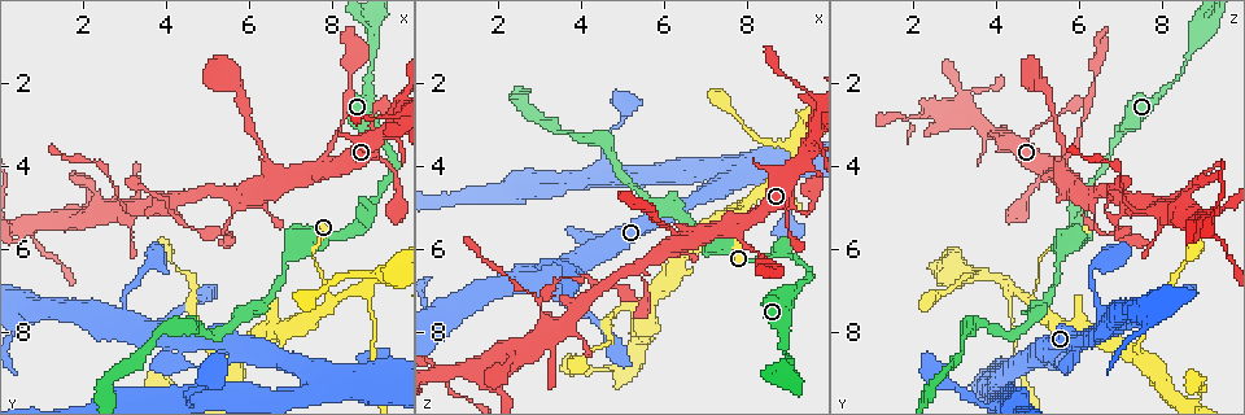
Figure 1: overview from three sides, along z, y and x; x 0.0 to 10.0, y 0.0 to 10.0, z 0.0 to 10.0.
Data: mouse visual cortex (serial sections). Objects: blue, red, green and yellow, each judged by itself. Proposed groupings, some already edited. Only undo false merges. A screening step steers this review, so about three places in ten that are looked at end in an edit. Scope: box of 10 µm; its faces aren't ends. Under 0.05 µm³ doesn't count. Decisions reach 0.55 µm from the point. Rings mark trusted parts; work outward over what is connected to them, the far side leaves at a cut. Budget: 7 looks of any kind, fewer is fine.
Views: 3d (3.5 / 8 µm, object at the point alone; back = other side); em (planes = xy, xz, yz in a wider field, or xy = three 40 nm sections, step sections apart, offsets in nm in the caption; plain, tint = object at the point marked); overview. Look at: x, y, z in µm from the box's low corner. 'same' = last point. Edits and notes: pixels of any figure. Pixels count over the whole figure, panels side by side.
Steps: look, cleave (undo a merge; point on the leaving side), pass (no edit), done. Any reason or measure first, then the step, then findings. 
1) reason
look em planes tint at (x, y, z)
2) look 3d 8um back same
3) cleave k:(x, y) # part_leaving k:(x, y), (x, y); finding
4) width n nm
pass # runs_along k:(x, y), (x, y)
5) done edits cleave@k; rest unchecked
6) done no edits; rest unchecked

a fork
look 3d 3.5um back at (8.75, 7.00, 4.40)

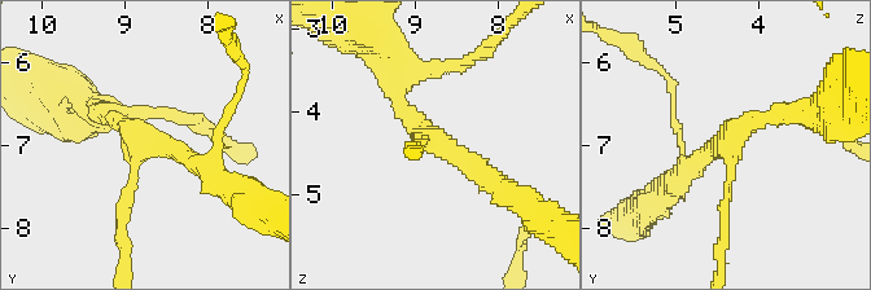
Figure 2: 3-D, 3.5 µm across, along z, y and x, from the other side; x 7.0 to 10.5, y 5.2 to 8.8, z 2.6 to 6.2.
arms 3; arm_widths 150, 200, 250 nm; need the tissue
look em xy step 3 tint at (8.75, 7.00, 4.40)

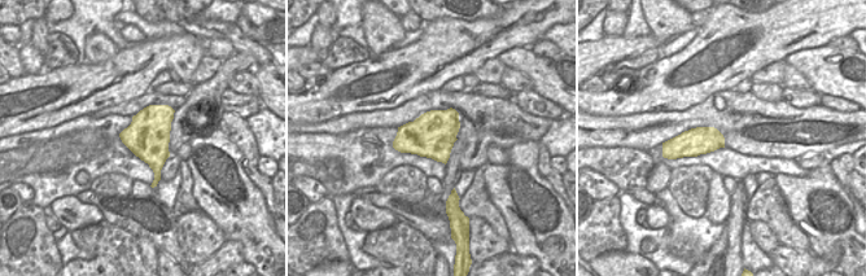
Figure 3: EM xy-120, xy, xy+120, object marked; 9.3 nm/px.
pass # runs_along 2:(502, 187), (410, 123), (390, 77); all the same cell

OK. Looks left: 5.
sudden change in width
look 3d 3.5um at (7.90, 3.50, 5.95)

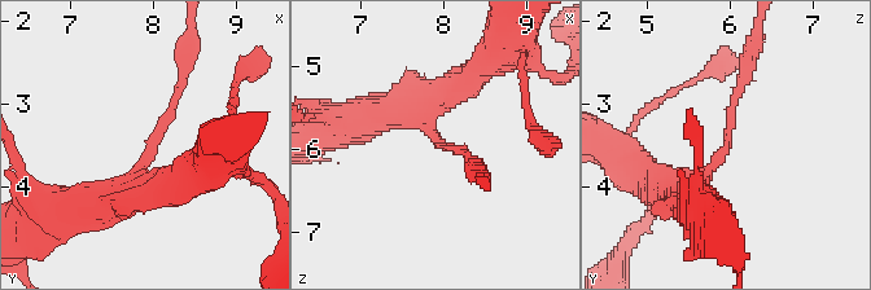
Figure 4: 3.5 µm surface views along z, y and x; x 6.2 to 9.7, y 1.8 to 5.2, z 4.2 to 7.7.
need the tissue
look em xy step 2 tint at (7.95, 3.50, 5.95)

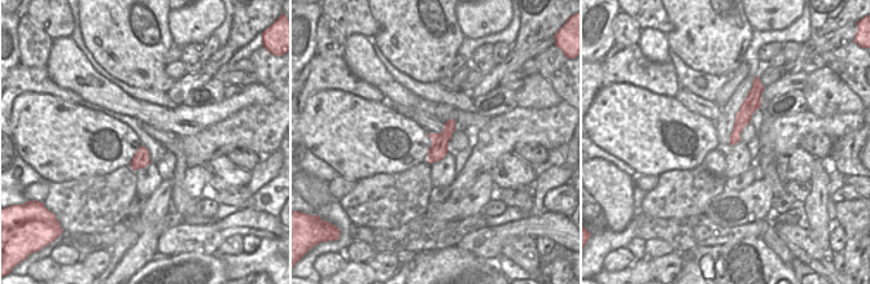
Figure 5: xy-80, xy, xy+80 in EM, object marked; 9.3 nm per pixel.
width 170 nm
pass # runs_along 4:(672, 194), (725, 150), (744, 75); continuous, no second cell

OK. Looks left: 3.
two arms in line, one across
look 3d 3.5um at (8.90, 0.65, 8.85)

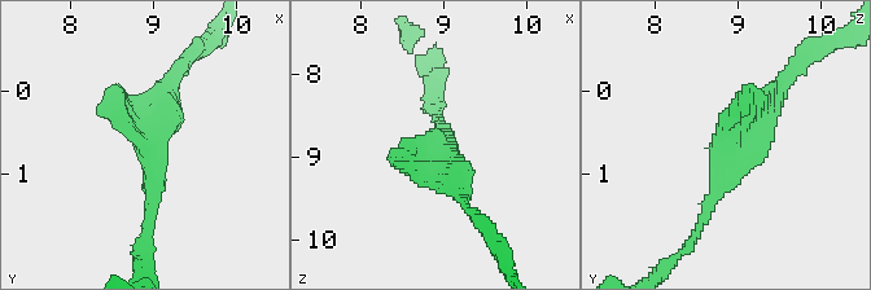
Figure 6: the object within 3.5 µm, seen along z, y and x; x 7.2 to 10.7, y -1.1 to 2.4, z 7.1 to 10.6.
arms 3; arm_widths 150, 200, 300 nm
look em xy step 2 tint at (8.90, 0.65, 8.90)

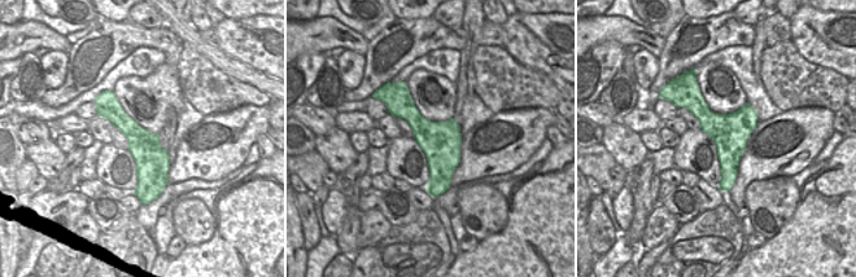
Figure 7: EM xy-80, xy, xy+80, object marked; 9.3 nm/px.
width 380 nm
pass # runs_along 7:(402, 88), (437, 143), (437, 192); one cell here

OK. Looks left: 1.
done no edits; rest unchecked

